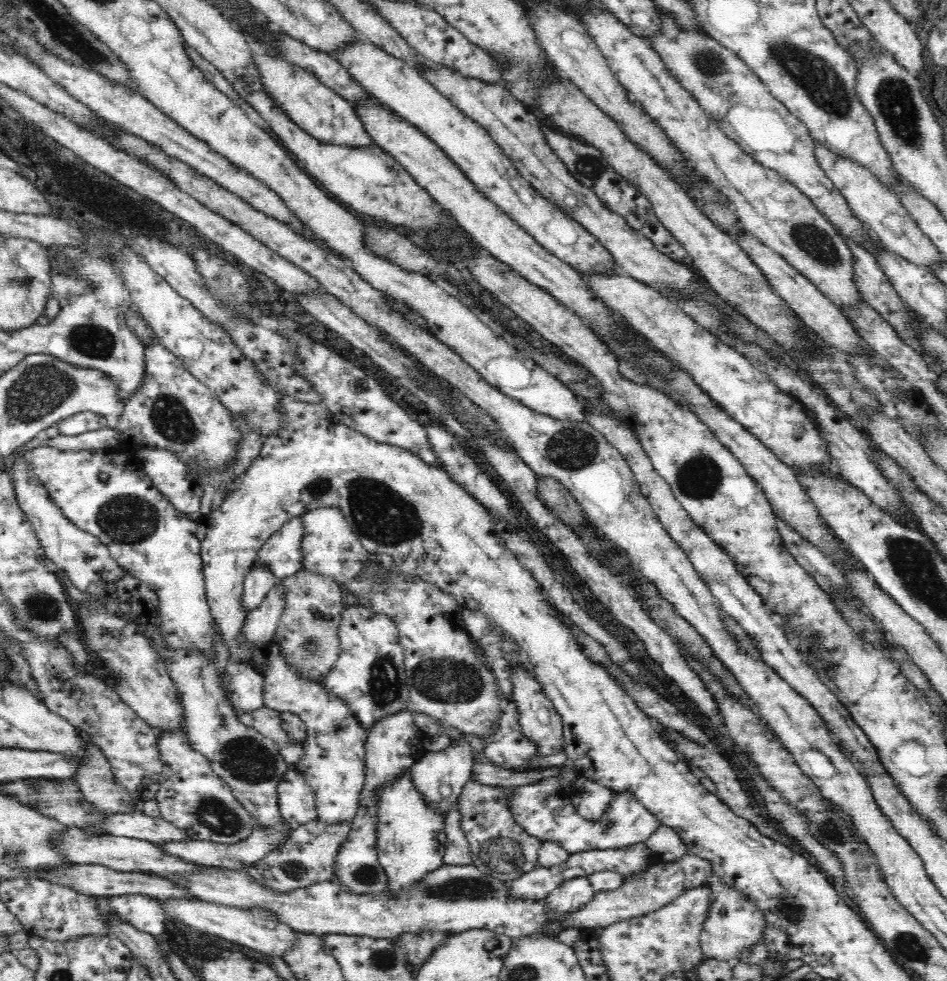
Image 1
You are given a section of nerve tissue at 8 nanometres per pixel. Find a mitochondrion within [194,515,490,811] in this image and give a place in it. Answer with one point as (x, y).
(452, 681)

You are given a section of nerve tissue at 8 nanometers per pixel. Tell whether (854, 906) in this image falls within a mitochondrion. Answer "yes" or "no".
no

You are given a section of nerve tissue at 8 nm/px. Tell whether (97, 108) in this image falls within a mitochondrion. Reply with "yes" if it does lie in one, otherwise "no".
no

